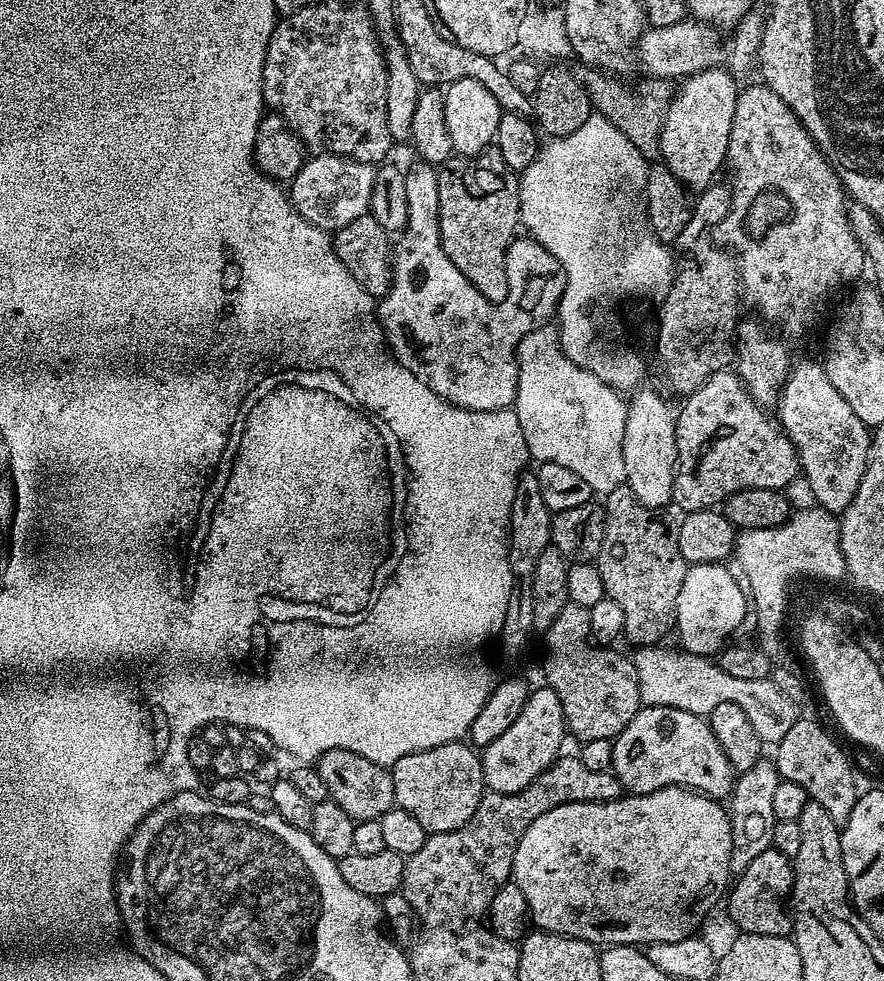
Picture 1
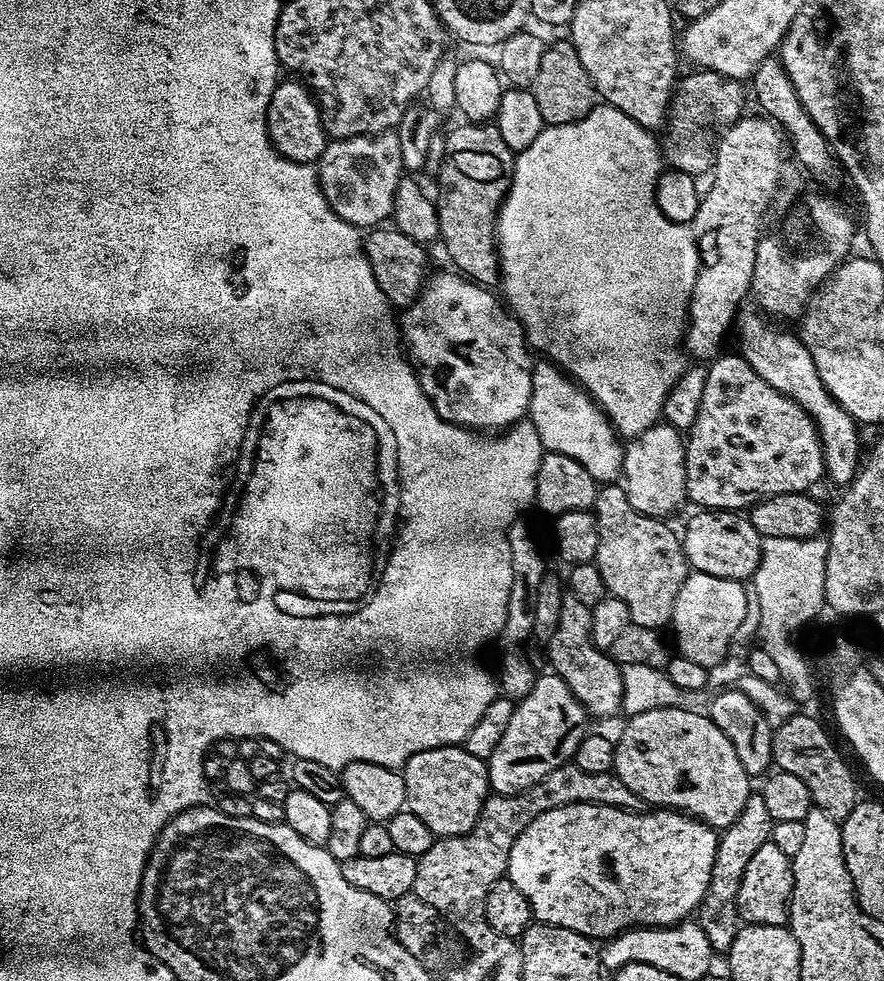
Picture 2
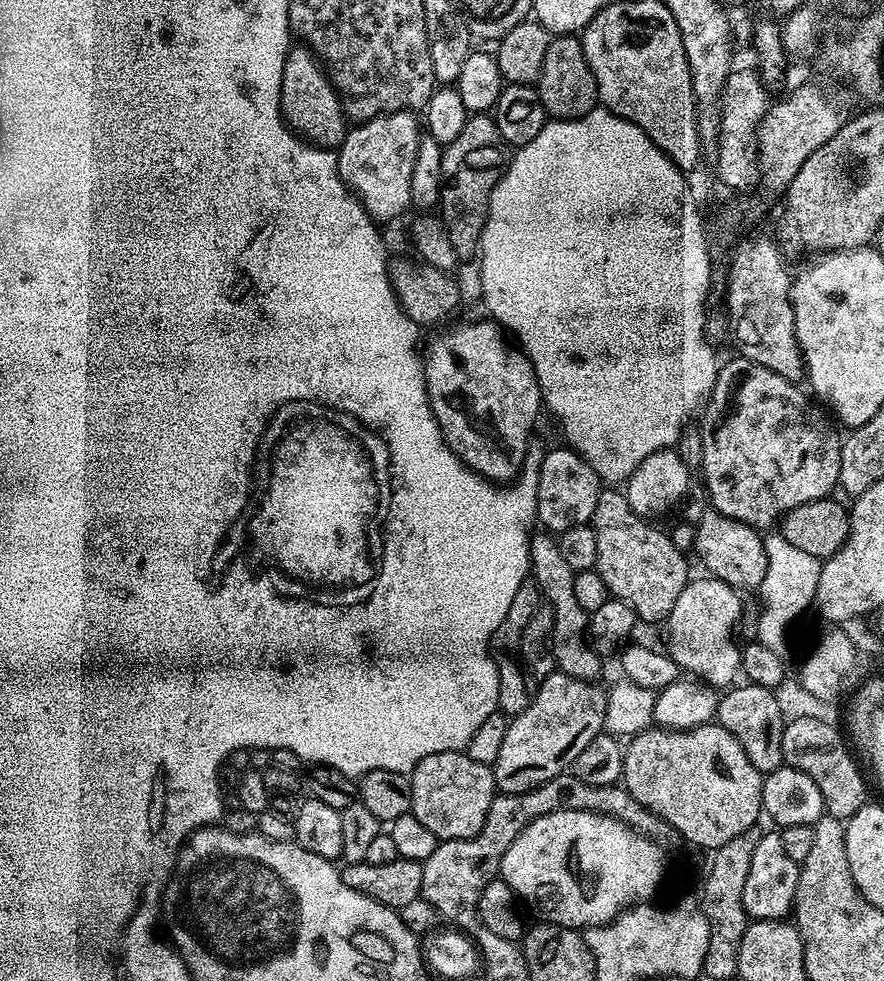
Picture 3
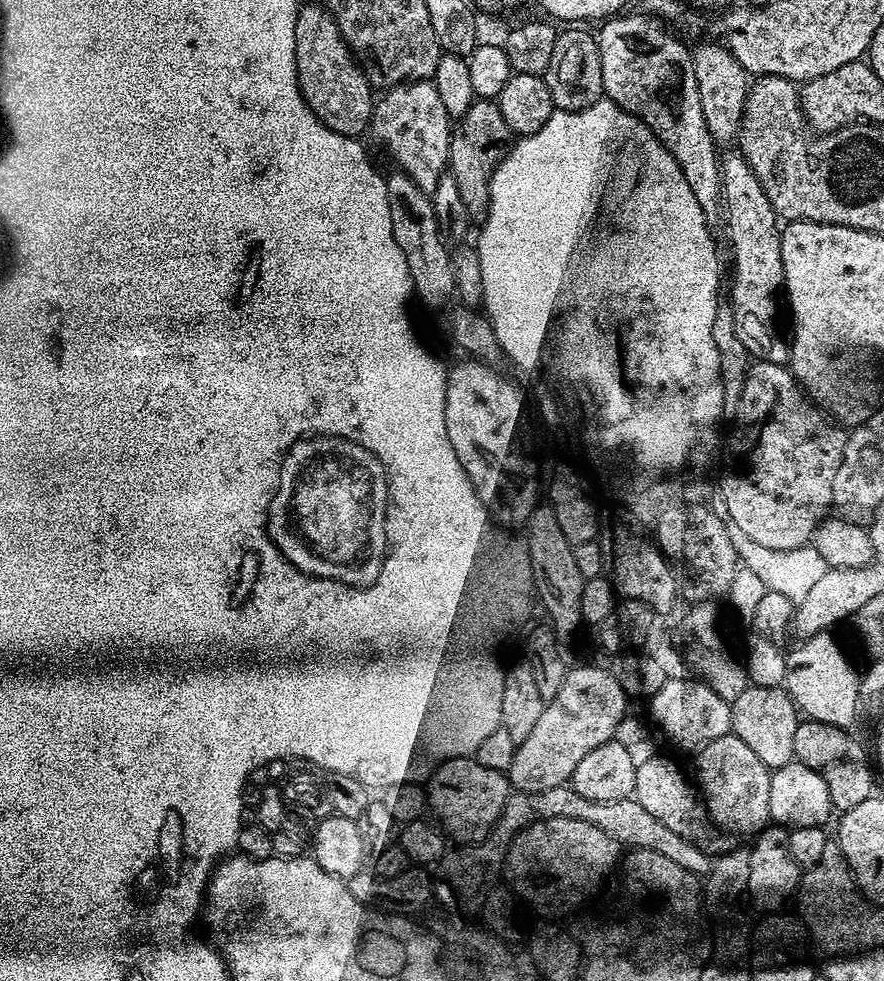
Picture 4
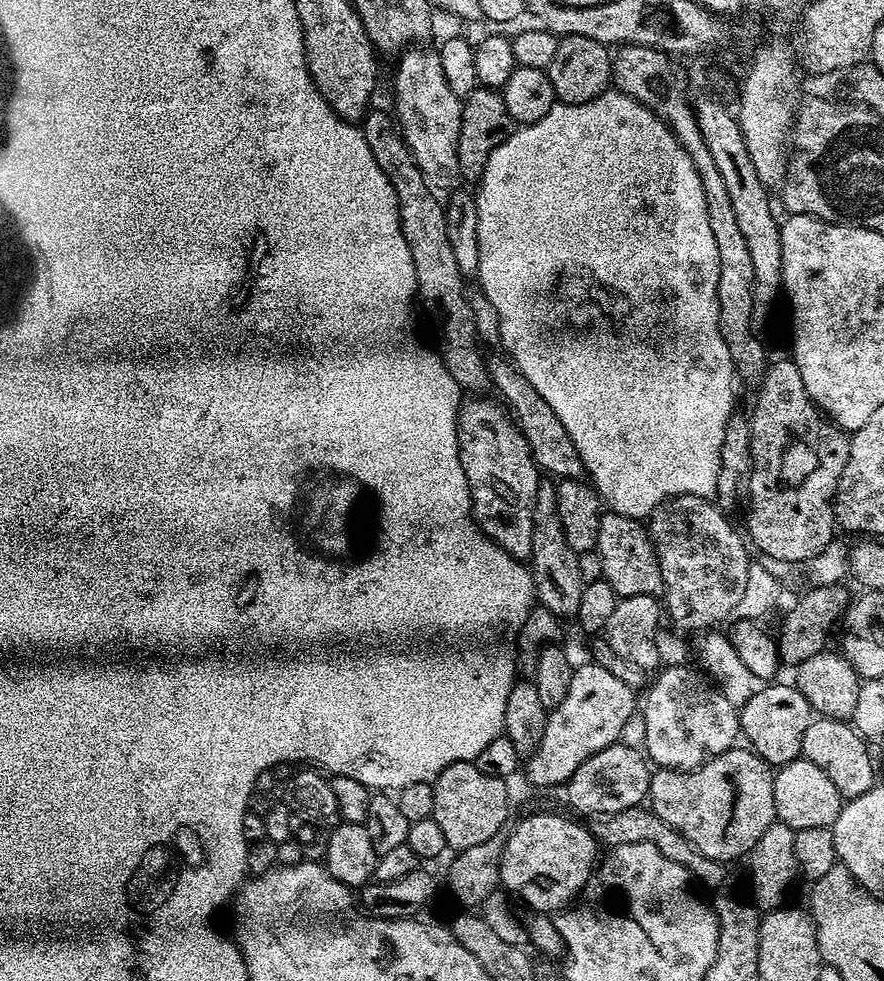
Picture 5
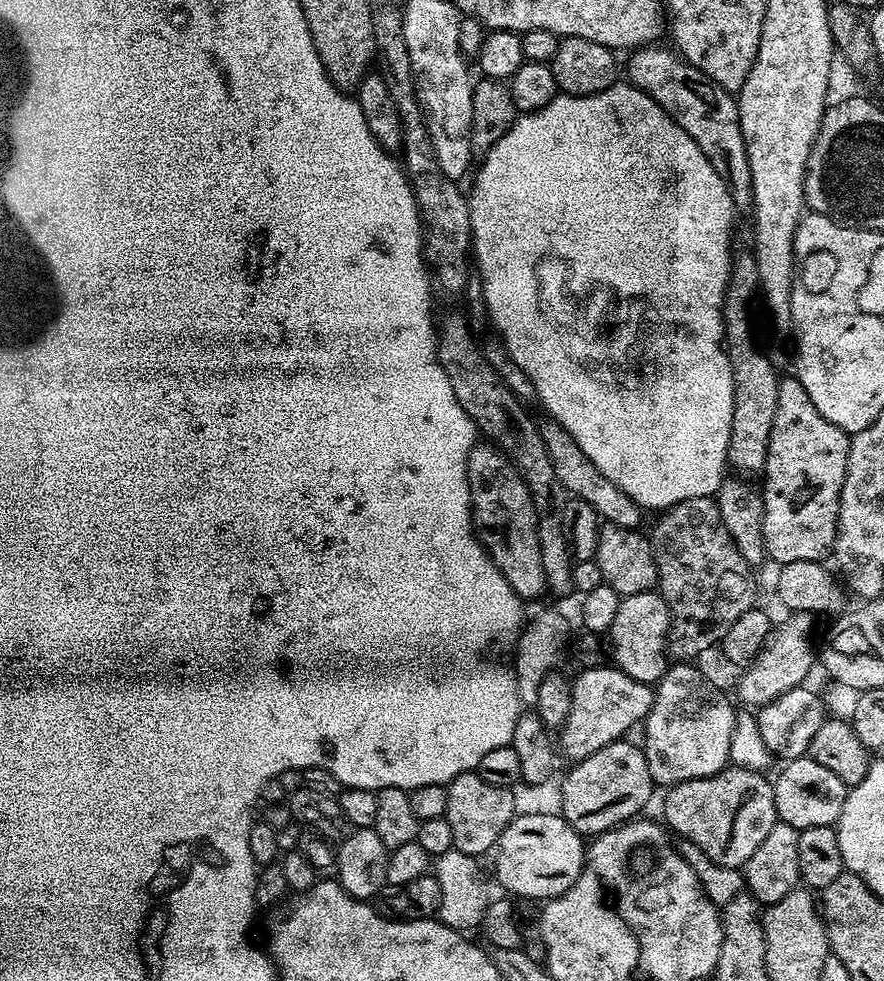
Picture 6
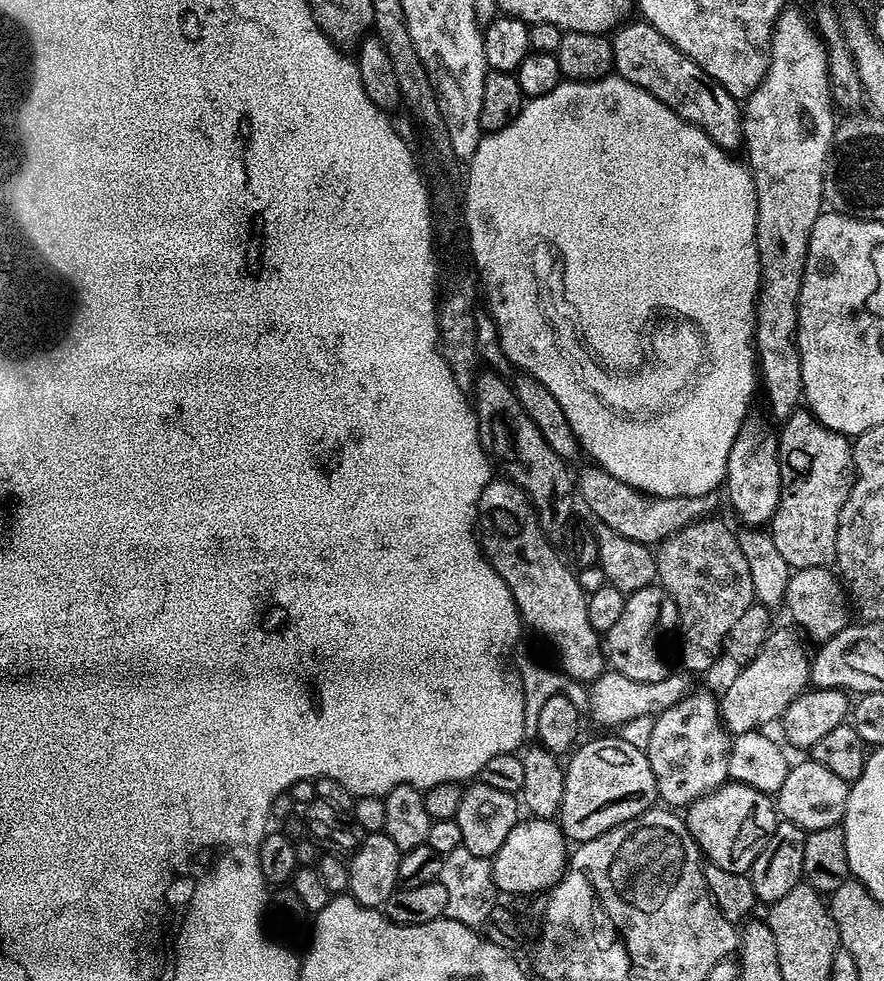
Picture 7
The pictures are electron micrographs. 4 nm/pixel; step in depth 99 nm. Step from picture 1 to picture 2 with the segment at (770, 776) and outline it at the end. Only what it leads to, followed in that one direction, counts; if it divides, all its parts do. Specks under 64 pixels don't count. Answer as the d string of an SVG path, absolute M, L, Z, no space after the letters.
M750 794L738 818L734 818L729 828L719 833L716 857L712 863L712 875L708 878L708 890L704 894L704 899L700 901L698 909L699 926L706 934L706 938L710 938L713 953L728 953L734 938L738 938L742 921L738 914L736 899L738 890L742 887L742 874L746 874L746 865L750 862L750 858L754 858L754 853L763 844L771 841L773 823L766 810L766 802L762 802L759 794Z

